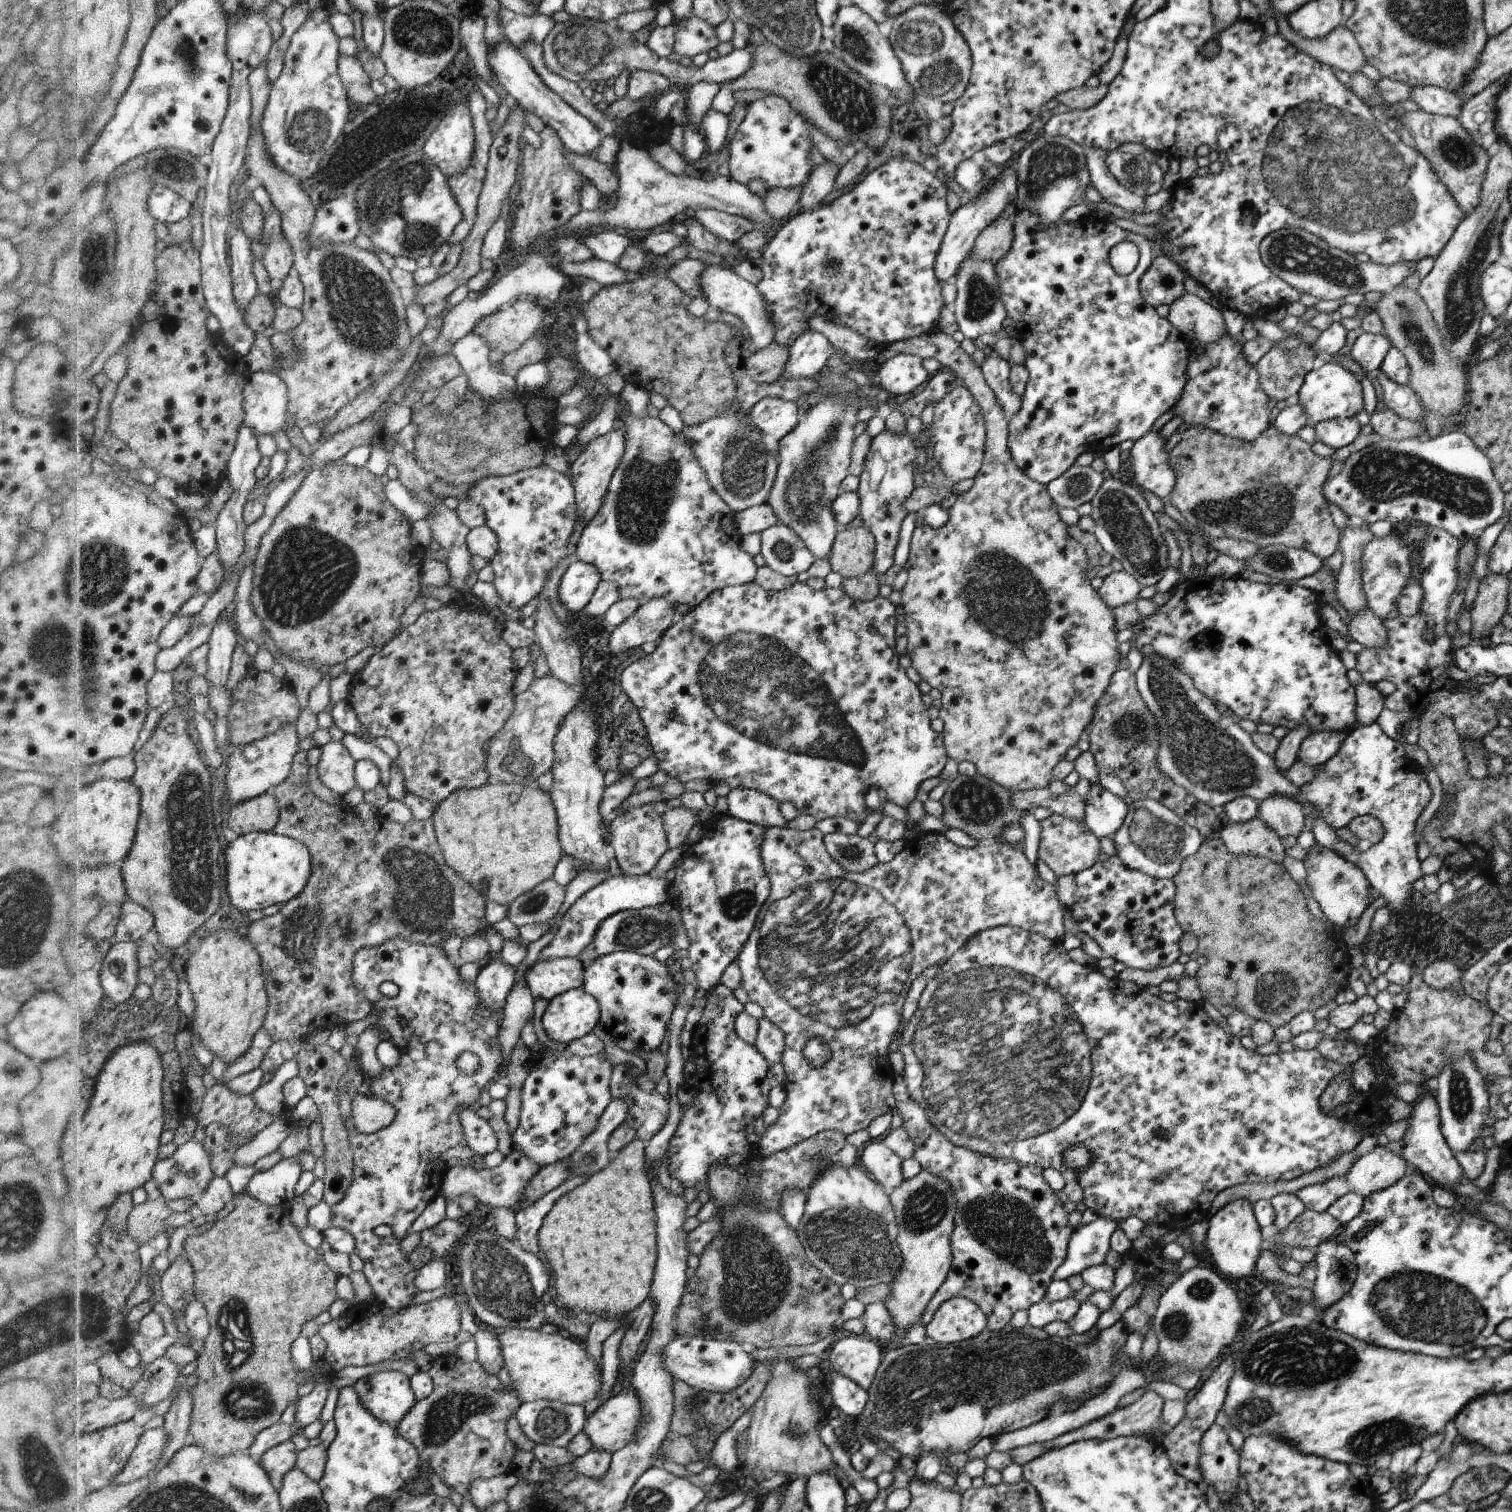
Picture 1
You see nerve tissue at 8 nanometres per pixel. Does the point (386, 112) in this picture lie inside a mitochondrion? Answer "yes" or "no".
no

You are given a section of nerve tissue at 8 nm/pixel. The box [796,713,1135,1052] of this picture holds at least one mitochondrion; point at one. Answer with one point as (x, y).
(976, 803)

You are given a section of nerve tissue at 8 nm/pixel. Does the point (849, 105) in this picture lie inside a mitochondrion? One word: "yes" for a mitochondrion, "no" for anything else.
yes

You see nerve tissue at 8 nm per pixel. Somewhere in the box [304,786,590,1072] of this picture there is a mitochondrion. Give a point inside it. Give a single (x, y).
(422, 897)

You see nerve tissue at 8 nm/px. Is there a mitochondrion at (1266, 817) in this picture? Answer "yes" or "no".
no

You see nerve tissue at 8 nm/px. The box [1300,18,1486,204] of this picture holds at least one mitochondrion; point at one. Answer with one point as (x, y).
(1454, 150)

